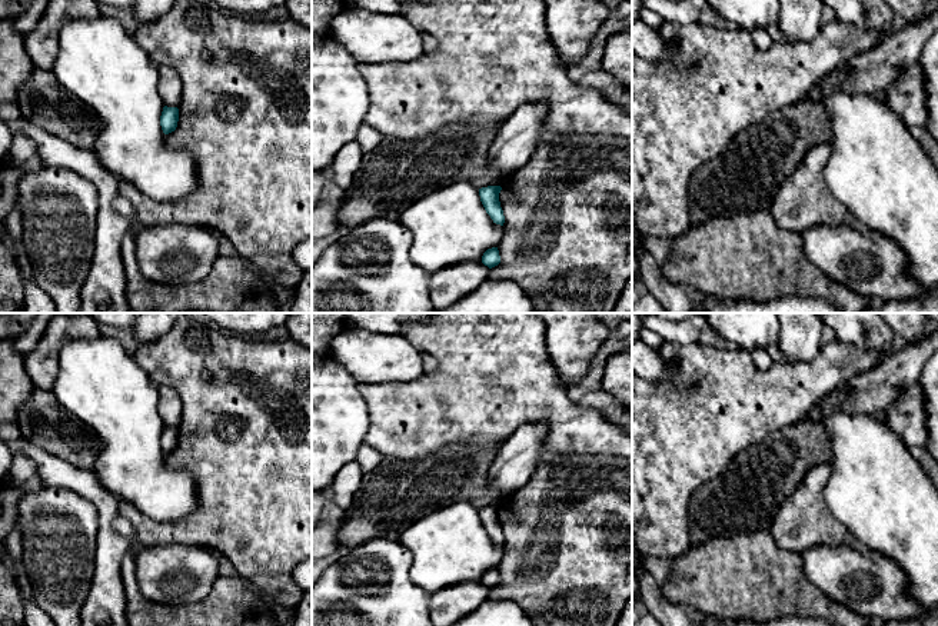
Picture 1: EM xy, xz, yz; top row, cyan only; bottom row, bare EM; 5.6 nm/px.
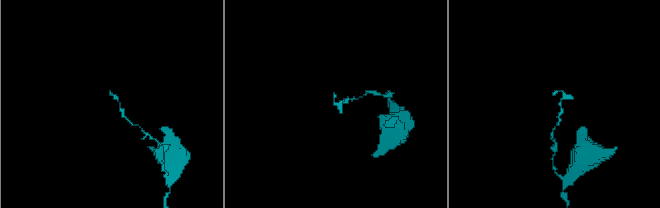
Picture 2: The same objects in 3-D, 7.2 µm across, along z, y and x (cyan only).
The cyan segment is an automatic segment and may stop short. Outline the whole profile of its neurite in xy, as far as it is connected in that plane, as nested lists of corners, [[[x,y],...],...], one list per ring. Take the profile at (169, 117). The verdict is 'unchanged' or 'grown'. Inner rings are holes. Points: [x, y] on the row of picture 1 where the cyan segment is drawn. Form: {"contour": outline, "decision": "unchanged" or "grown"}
{"contour": [[[163,107],[160,116],[160,126],[164,134],[169,134],[176,130],[179,121],[179,109],[177,107]]], "decision": "unchanged"}

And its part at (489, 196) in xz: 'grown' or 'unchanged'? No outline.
unchanged

